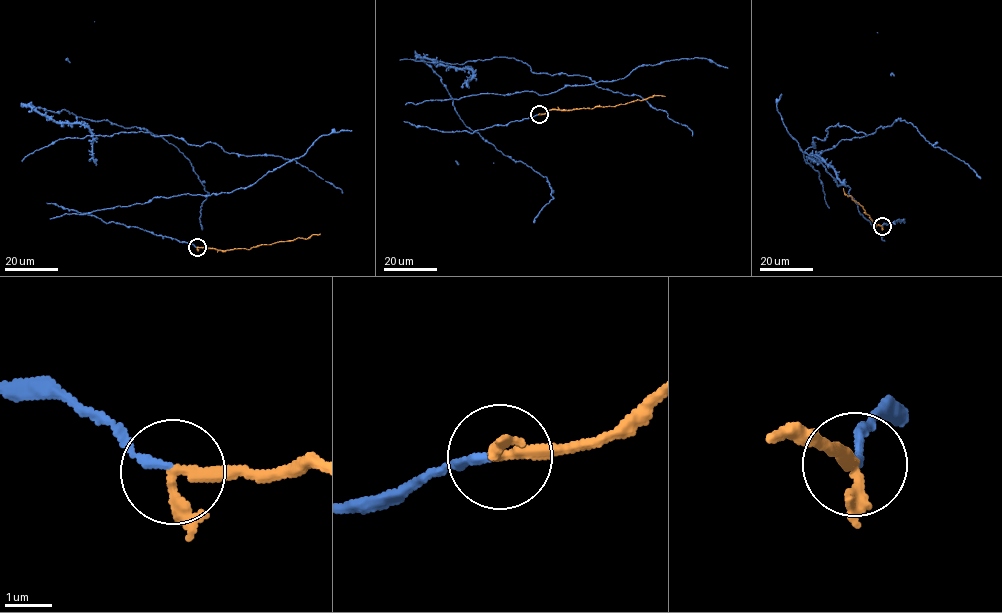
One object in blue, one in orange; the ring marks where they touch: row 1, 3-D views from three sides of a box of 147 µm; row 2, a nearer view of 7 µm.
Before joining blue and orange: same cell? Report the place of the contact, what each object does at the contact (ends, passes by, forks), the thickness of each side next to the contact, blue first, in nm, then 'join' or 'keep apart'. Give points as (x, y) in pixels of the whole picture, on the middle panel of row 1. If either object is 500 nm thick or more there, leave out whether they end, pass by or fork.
(539, 114) | blue ends | orange passes by | 160/240 nm | join

